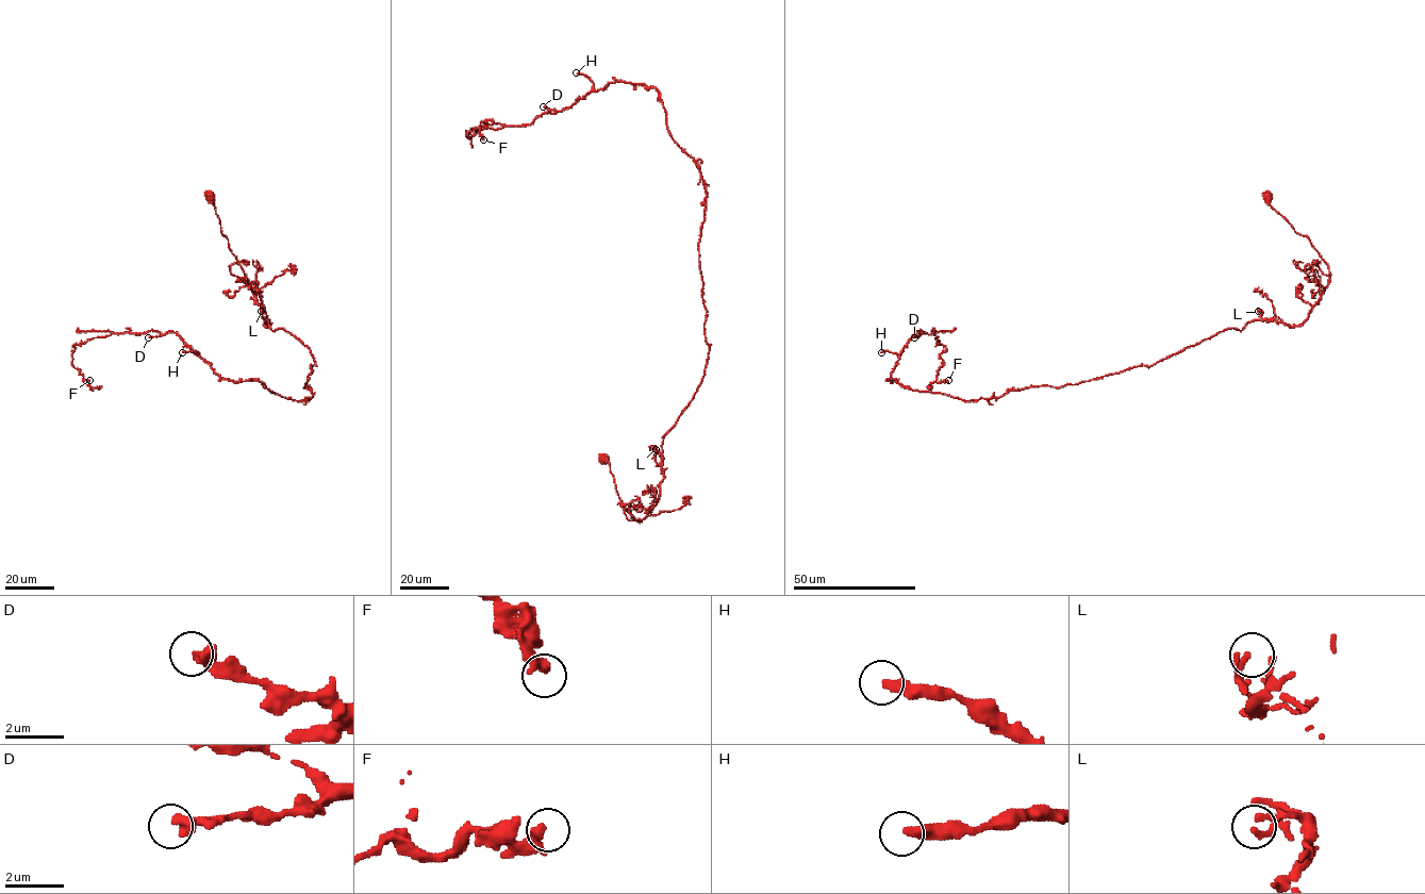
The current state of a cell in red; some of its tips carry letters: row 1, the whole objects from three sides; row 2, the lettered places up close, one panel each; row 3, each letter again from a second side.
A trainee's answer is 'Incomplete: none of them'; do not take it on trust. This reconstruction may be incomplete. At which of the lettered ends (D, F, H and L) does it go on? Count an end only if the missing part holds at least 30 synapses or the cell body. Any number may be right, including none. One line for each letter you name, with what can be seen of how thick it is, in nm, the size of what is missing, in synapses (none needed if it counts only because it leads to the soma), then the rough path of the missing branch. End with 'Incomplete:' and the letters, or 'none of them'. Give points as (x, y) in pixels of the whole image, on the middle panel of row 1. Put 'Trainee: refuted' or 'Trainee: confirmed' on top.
Trainee: refuted
D: calibre 420 nm; 40 synapses; course (543, 106), (515, 105), (507, 97), (504, 101)
Incomplete: D

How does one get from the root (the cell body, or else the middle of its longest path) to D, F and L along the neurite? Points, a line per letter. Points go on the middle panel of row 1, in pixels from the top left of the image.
D: (603, 458), (641, 522), (709, 351), (706, 182), (651, 86), (543, 106)
F: (603, 458), (641, 522), (709, 351), (706, 182), (644, 85), (467, 132), (483, 139)
L: (603, 458), (624, 507), (641, 522), (656, 503), (664, 478), (662, 457), (656, 449)

